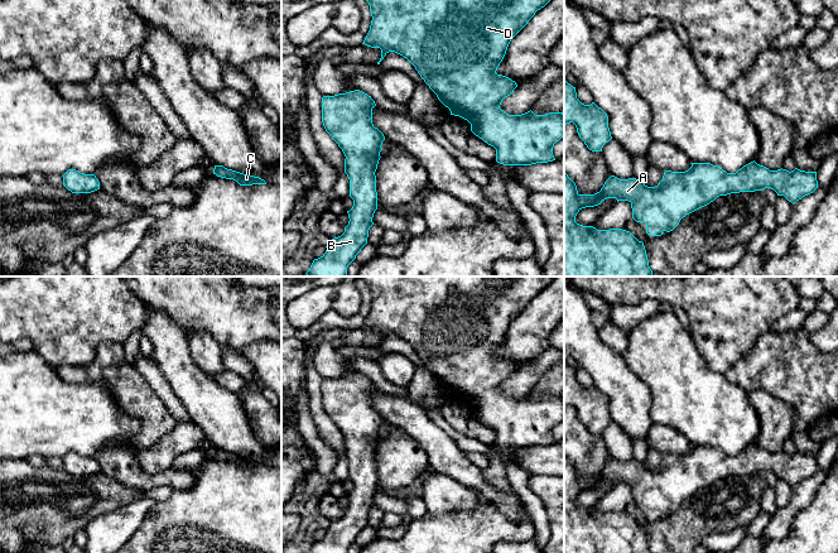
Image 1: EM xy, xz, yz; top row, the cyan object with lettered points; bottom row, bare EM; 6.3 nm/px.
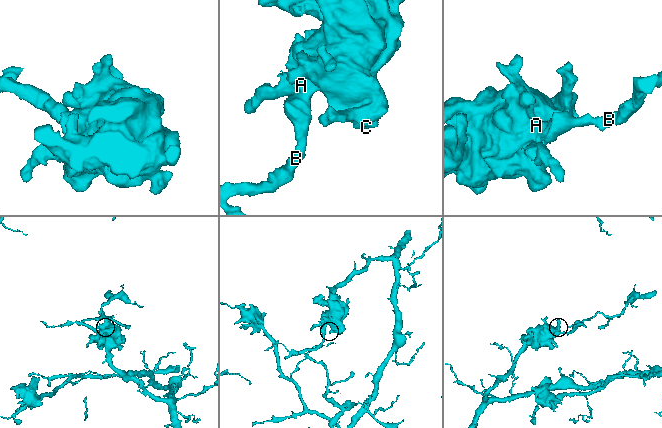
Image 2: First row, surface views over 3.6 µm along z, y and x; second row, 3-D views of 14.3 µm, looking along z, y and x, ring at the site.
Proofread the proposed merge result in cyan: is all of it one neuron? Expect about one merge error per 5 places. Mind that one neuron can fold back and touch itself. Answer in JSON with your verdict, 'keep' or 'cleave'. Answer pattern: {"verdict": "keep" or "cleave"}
{"verdict": "keep"}

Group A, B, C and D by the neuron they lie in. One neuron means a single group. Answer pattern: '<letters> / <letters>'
A B C D

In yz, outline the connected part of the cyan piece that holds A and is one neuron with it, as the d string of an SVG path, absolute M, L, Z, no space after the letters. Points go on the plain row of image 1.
M753 443L753 444L743 448L736 456L727 456L726 453L719 451L718 448L713 448L711 446L692 446L692 449L685 455L665 453L664 458L663 458L663 462L655 470L647 470L642 463L639 463L636 461L620 462L615 458L611 458L605 465L601 473L594 476L594 477L579 477L578 473L577 473L575 466L564 455L564 553L651 553L650 549L649 549L649 543L647 543L646 533L645 533L645 529L644 529L642 524L639 524L630 514L626 514L626 513L622 513L622 511L597 513L593 509L583 509L583 508L577 506L575 505L575 499L582 491L598 489L607 481L616 481L617 485L618 484L628 484L631 486L631 491L632 491L632 501L636 505L645 505L646 506L646 516L650 518L650 519L661 519L664 514L666 514L666 515L673 514L679 508L679 505L683 500L685 500L687 497L709 487L711 485L713 485L719 479L727 479L727 477L731 477L731 476L740 476L740 475L755 475L755 473L762 473L765 471L774 472L777 476L777 479L784 479L789 485L791 485L794 487L796 484L801 482L803 480L808 479L810 476L813 476L818 471L817 455L805 455L805 453L800 453L798 451L795 451L791 455L789 455L786 452L782 452L782 451L777 452L777 453L770 453L769 451L766 451L764 448L760 448Z

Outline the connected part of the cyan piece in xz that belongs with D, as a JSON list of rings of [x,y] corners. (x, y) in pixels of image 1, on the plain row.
[[[351,276],[353,279],[362,279],[366,282],[366,284],[370,288],[370,294],[371,294],[371,308],[370,308],[370,313],[363,323],[362,327],[371,330],[371,331],[380,331],[381,332],[381,341],[377,345],[377,347],[380,347],[380,345],[384,342],[384,340],[389,336],[389,335],[395,335],[400,338],[403,338],[404,341],[406,341],[418,354],[418,356],[420,357],[420,360],[424,362],[424,365],[429,369],[429,371],[437,378],[438,383],[449,391],[451,398],[454,399],[459,399],[464,403],[467,403],[471,407],[471,414],[478,419],[480,422],[482,422],[485,425],[487,425],[488,428],[493,429],[496,432],[496,444],[504,448],[531,448],[531,447],[536,447],[536,446],[548,446],[548,444],[553,444],[555,443],[554,438],[553,438],[553,429],[557,424],[559,424],[563,419],[564,419],[564,396],[563,395],[549,395],[545,398],[535,398],[531,393],[521,396],[521,398],[509,398],[506,396],[504,393],[500,391],[500,388],[502,385],[502,383],[507,379],[510,379],[514,372],[517,370],[516,365],[512,364],[511,361],[502,359],[502,357],[497,357],[497,350],[500,348],[500,346],[502,345],[507,330],[511,324],[511,322],[528,307],[528,304],[535,298],[535,295],[538,293],[540,293],[541,290],[544,290],[554,279],[554,276]]]

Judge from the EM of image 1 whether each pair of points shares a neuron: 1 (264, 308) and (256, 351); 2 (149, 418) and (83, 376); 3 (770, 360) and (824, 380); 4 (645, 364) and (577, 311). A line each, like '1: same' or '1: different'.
1: different
2: same
3: same
4: different

